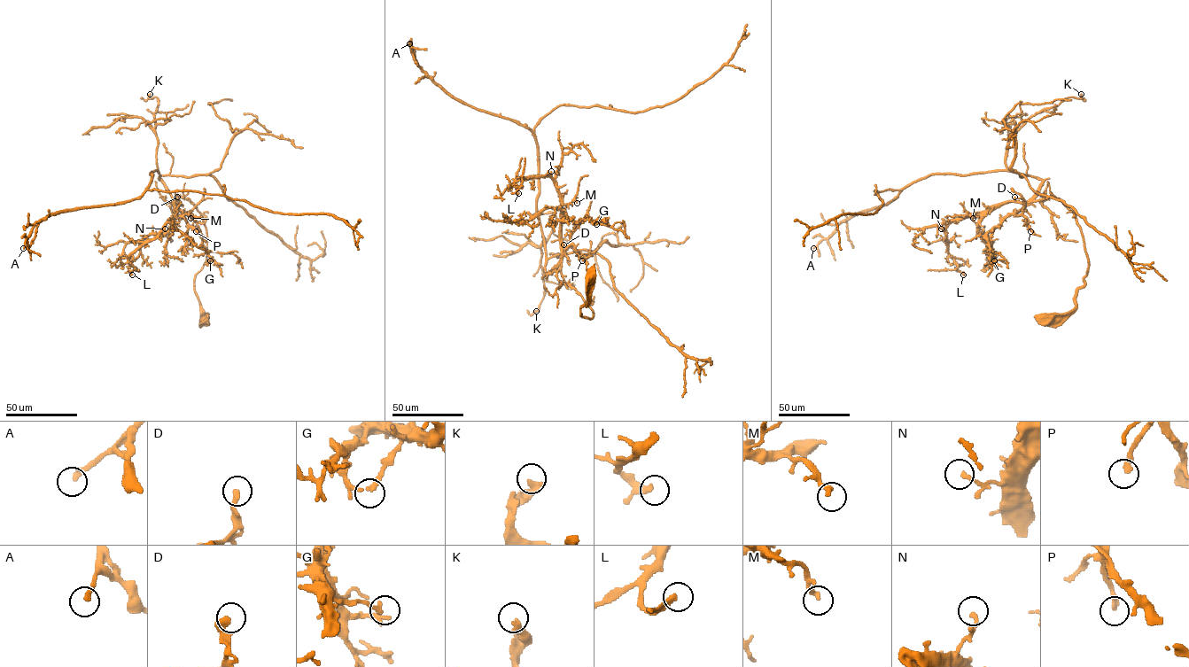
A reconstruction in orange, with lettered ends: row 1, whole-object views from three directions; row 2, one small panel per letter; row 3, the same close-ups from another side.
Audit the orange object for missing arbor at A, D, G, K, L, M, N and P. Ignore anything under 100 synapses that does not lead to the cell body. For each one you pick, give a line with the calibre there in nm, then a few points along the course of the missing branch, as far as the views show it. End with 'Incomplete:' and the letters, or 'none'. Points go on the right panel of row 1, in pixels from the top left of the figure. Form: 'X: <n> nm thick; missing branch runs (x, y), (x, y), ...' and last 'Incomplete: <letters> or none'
Incomplete: none

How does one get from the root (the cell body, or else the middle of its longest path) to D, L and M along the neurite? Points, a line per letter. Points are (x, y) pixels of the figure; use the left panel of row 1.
D: (205, 320), (194, 280), (205, 259), (205, 226), (193, 204), (179, 196), (175, 202), (177, 197)
L: (205, 320), (194, 280), (205, 259), (205, 228), (189, 198), (176, 197), (163, 229), (129, 256), (132, 275)
M: (205, 320), (194, 280), (205, 259), (205, 226), (193, 204), (178, 196), (174, 213), (190, 218)

